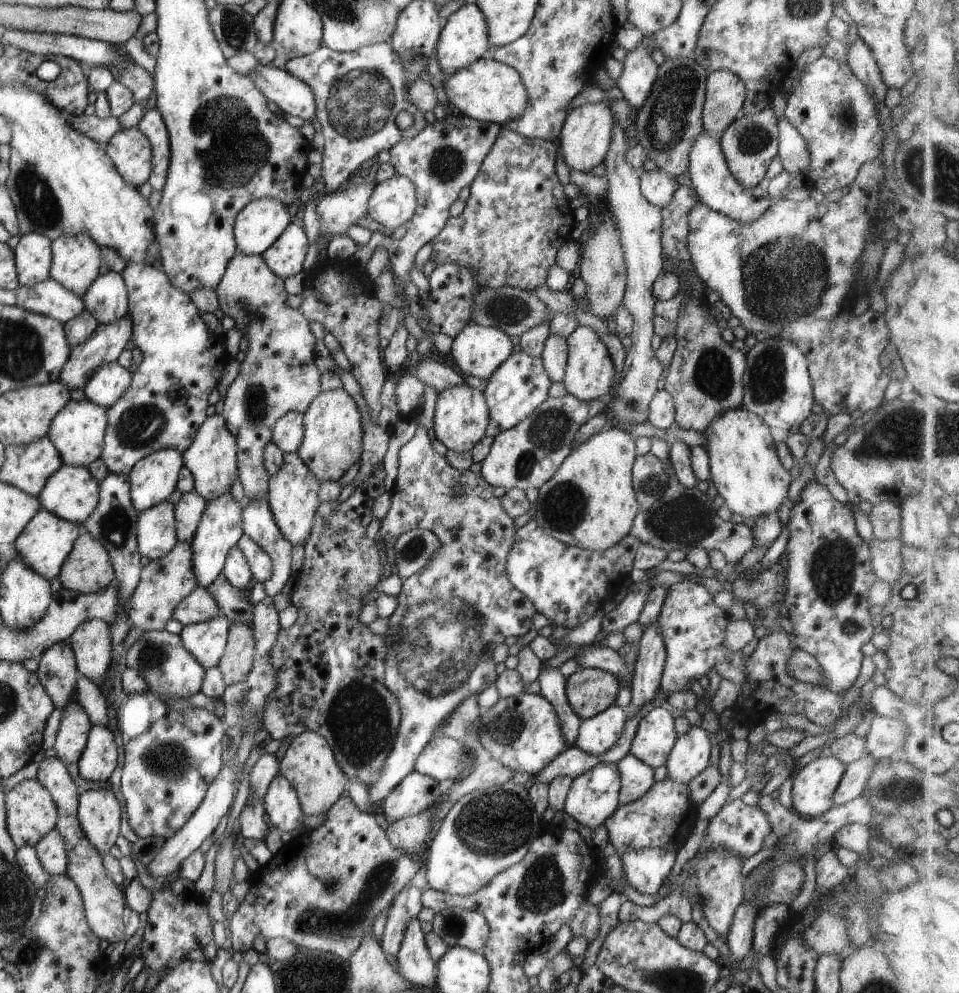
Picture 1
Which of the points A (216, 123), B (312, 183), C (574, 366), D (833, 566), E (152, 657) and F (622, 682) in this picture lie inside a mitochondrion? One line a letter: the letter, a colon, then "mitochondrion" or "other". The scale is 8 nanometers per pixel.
A: mitochondrion
B: other
C: other
D: mitochondrion
E: mitochondrion
F: other

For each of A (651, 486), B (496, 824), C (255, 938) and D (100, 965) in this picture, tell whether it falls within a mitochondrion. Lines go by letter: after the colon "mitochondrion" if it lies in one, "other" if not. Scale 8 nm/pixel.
A: mitochondrion
B: mitochondrion
C: other
D: other

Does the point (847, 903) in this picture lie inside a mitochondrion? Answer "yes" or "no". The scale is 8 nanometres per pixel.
no

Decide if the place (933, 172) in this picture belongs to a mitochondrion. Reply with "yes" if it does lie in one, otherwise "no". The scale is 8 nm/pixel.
yes

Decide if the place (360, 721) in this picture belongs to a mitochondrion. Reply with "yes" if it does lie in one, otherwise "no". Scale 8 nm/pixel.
yes

